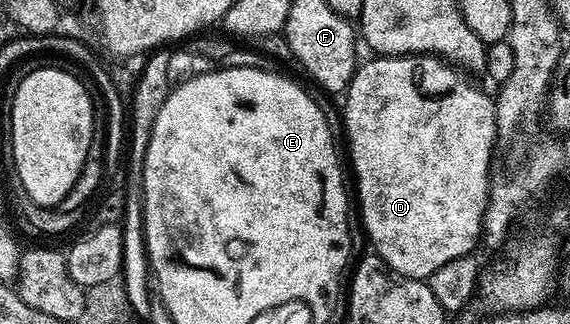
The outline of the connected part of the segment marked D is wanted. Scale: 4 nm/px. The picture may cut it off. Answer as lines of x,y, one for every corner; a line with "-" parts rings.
408,54
405,56
376,55
375,60
367,60
356,67
351,85
345,93
347,101
343,104
343,124
347,127
347,144
351,147
351,164
355,167
355,176
359,179
359,208
363,211
363,228
371,239
374,251
395,272
405,274
414,280
427,280
445,262
453,258
472,255
476,251
475,243
484,235
483,216
487,213
487,200
491,197
493,179
493,159
495,139
500,135
495,117
495,101
492,93
482,92
466,71
460,70
454,63
435,54

